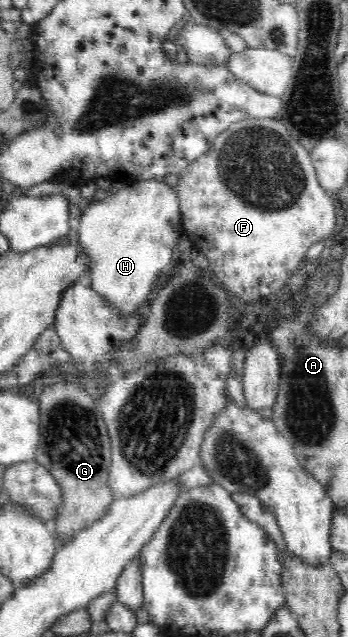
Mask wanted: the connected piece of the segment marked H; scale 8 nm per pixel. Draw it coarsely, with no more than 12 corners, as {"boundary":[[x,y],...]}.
{"boundary":[[128,183],[82,210],[86,281],[147,306],[184,232],[176,189]]}

